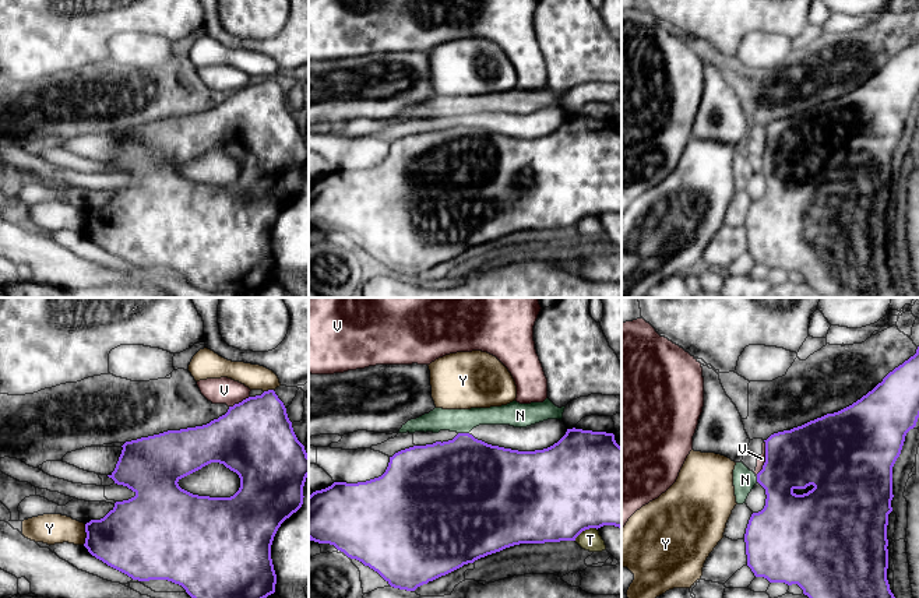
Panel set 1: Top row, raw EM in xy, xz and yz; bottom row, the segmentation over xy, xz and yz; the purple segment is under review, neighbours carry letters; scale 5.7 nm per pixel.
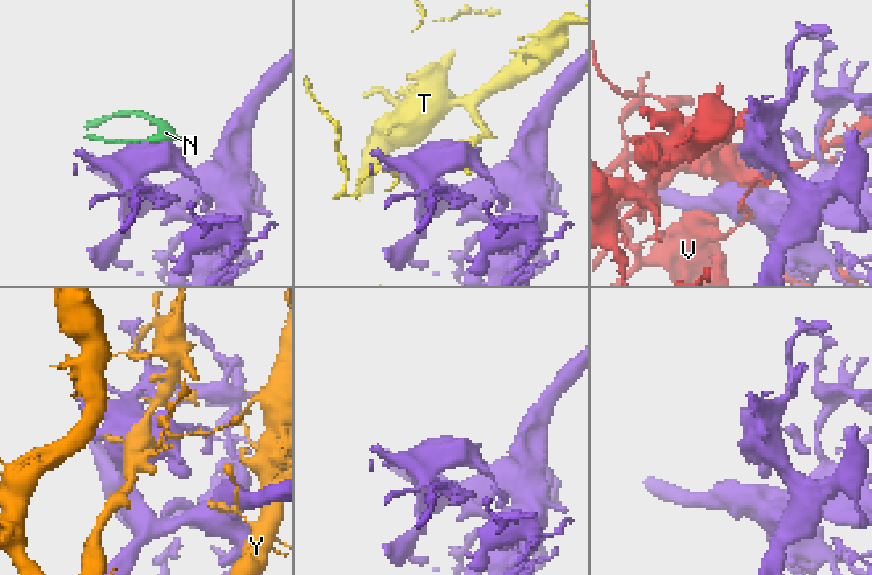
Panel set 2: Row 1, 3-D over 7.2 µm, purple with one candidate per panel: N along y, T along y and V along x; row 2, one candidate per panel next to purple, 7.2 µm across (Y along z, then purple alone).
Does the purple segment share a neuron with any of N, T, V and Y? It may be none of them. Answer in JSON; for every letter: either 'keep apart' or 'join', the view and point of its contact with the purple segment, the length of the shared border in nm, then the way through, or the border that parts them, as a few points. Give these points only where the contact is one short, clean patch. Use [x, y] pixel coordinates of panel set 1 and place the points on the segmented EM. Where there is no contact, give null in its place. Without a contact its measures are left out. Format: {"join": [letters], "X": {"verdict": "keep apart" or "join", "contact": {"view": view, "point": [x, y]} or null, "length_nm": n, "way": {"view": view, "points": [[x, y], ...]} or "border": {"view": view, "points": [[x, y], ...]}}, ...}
{"join": [], "N": {"verdict": "keep apart", "contact": {"view": "xz", "point": [464, 433]}, "length_nm": 60, "border": {"view": "xz", "points": [[458, 432], [468, 433]]}}, "T": {"verdict": "keep apart", "contact": {"view": "xz", "point": [585, 528]}, "length_nm": 150}, "V": {"verdict": "keep apart", "contact": {"view": "yz", "point": [766, 457]}, "length_nm": 200}, "Y": {"verdict": "keep apart", "contact": {"view": "xy", "point": [87, 534]}, "length_nm": 120}}

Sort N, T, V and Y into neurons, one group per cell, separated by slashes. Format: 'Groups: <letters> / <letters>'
Groups: N / T / V / Y

